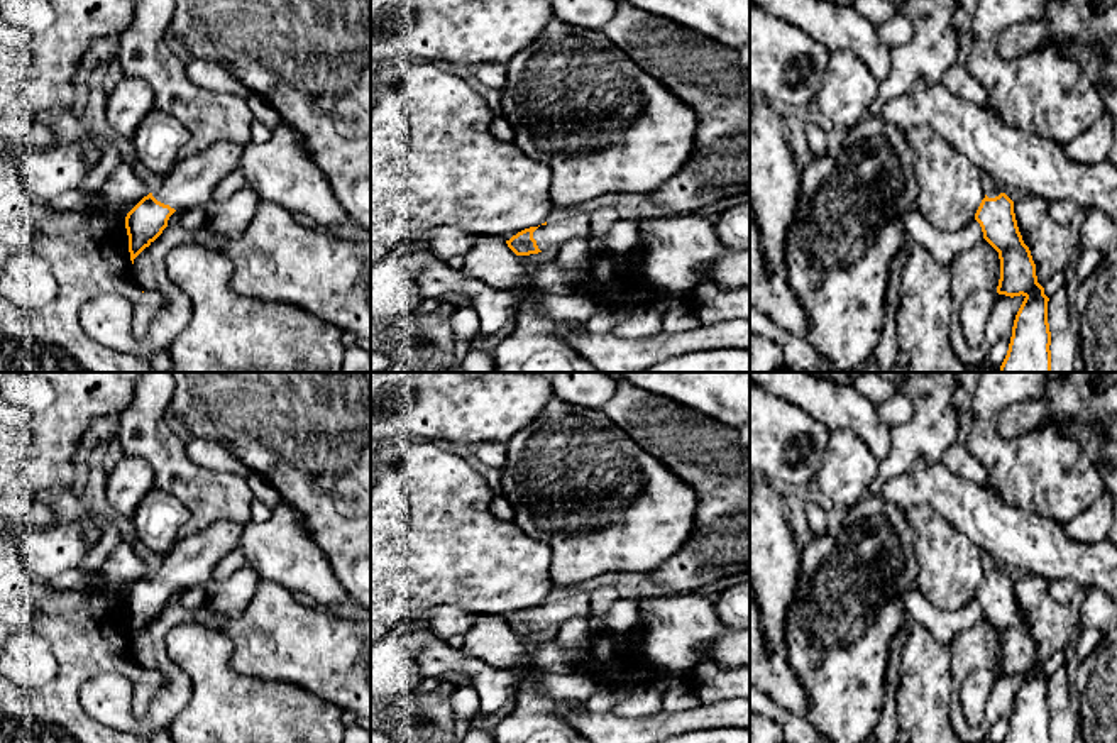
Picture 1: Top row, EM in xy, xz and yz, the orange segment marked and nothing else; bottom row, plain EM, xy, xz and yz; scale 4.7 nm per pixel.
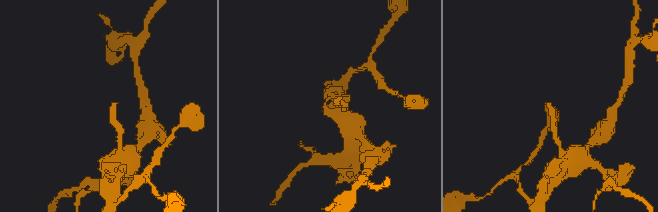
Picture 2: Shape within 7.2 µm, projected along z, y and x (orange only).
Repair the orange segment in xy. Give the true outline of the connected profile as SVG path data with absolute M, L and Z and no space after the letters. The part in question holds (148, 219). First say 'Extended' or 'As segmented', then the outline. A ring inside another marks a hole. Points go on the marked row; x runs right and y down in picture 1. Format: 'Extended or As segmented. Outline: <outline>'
Extended. Outline: M218 140L176 162L162 186L144 196L125 217L132 264L162 234L176 210L208 206L213 188L239 169L242 151L244 142Z

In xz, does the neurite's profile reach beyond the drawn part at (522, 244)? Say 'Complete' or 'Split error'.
Split error

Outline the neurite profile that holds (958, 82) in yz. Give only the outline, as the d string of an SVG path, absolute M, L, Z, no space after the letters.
M958 63L943 74L941 83L955 96L973 102L982 108L992 110L988 105L987 90L968 73L968 69Z

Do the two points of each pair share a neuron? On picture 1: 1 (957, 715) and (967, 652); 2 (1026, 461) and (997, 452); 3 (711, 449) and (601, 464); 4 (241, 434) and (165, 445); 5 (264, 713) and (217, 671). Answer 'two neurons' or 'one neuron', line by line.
1: one neuron
2: one neuron
3: two neurons
4: two neurons
5: one neuron

